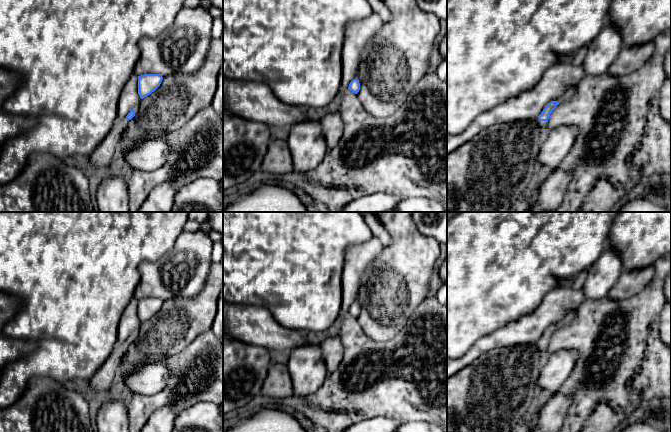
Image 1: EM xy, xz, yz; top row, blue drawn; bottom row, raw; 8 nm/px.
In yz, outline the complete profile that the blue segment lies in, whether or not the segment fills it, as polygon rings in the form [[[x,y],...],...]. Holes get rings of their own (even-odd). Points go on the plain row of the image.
[[[551,325],[550,327],[548,327],[548,329],[543,333],[541,338],[536,343],[537,348],[542,352],[548,352],[548,343],[550,341],[550,338],[558,328],[559,326],[557,325]]]

